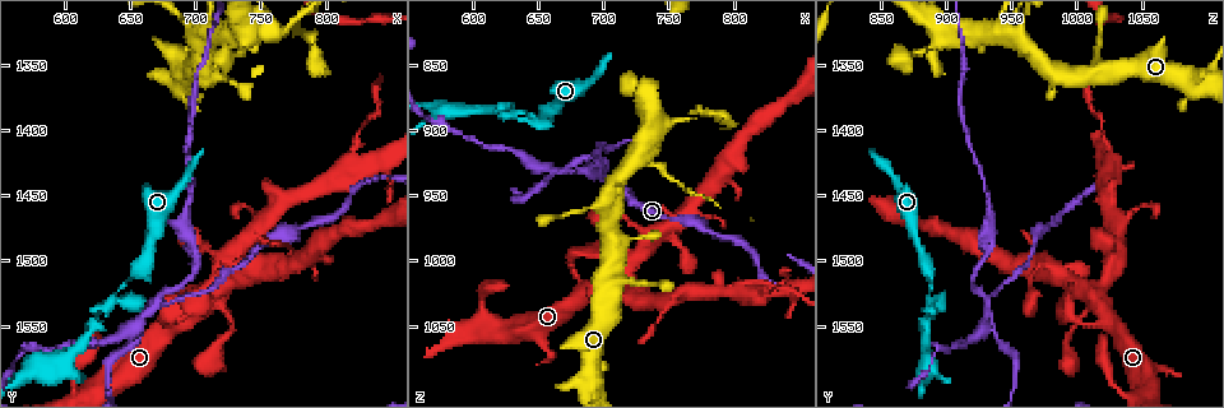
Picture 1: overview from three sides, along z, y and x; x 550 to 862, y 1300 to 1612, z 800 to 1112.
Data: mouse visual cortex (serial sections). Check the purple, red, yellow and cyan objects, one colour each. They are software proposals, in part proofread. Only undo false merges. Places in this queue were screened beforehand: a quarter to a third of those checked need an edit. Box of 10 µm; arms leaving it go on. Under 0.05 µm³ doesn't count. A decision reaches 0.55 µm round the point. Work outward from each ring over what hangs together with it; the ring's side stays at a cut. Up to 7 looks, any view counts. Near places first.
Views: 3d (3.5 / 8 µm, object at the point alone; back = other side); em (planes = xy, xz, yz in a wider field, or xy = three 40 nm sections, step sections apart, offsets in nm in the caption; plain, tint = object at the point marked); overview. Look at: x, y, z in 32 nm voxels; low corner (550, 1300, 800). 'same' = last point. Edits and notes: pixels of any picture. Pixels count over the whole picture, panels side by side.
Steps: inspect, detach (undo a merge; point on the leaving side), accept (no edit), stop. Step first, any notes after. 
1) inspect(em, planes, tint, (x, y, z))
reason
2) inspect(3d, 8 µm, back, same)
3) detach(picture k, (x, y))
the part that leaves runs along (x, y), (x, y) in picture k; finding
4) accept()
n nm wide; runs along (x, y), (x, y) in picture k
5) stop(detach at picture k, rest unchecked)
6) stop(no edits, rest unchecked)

inspect(3d, 3.5 µm, (708, 1360, 990))

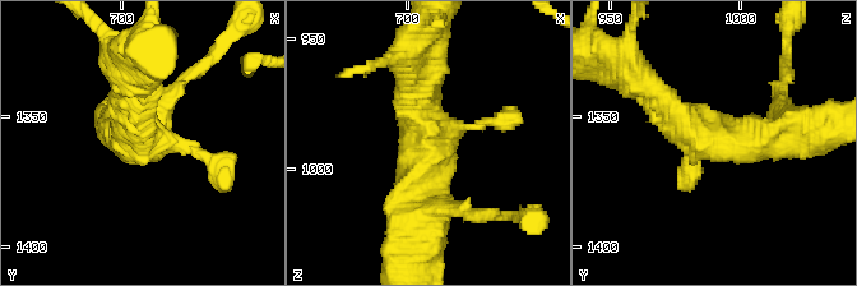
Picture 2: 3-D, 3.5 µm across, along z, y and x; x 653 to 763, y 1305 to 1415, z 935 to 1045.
inspect(em, xy, step 2, tint, (708, 1360, 991))

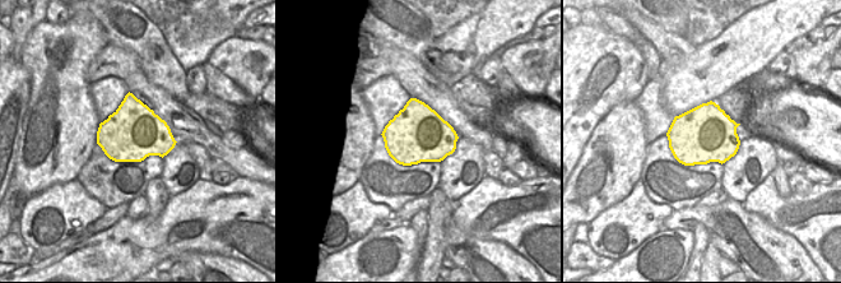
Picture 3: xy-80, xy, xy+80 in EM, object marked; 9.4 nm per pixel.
accept()
runs along (797, 133), (699, 137), (651, 90) in picture 2; all the same cell

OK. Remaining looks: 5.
inspect(3d, 3.5 µm, (734, 1330, 926))

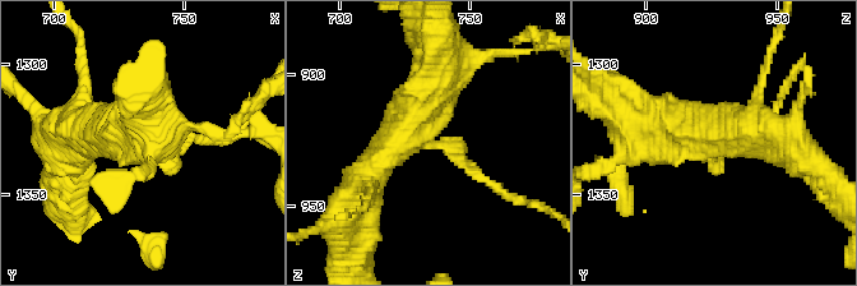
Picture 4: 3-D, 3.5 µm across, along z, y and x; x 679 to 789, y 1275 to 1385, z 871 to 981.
inspect(em, xy, step 2, tint, (732, 1333, 927))
3 arms; arms of 150, 450, 500 nm

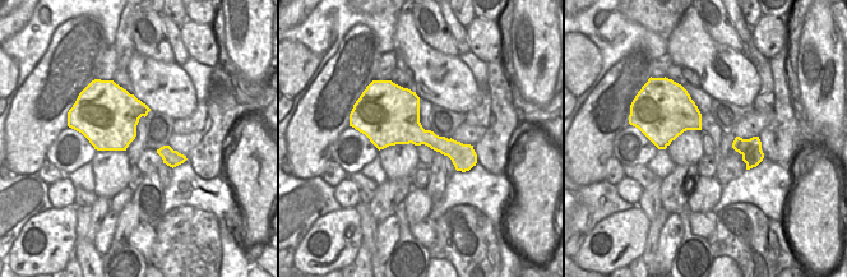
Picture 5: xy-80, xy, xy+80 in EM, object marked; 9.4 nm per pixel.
detach(picture 4, (463, 161))
the part that leaves runs along (424, 144), (443, 144), (522, 201) in picture 4; two cells meet here

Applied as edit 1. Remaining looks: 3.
inspect(3d, 3.5 µm, (636, 1524, 888))
thin neck

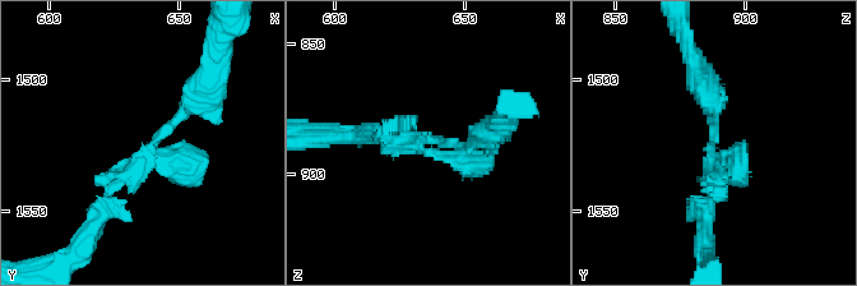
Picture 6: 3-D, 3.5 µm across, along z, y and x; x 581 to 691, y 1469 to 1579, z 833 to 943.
inspect(em, xy, step 3, tint, (638, 1525, 887))
need the tissue

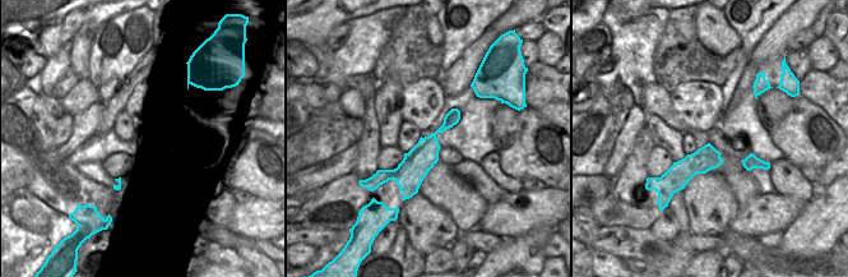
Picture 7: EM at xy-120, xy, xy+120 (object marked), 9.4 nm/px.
accept()
all the same cell

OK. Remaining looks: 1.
stop(detach at picture 4, rest unchecked)

